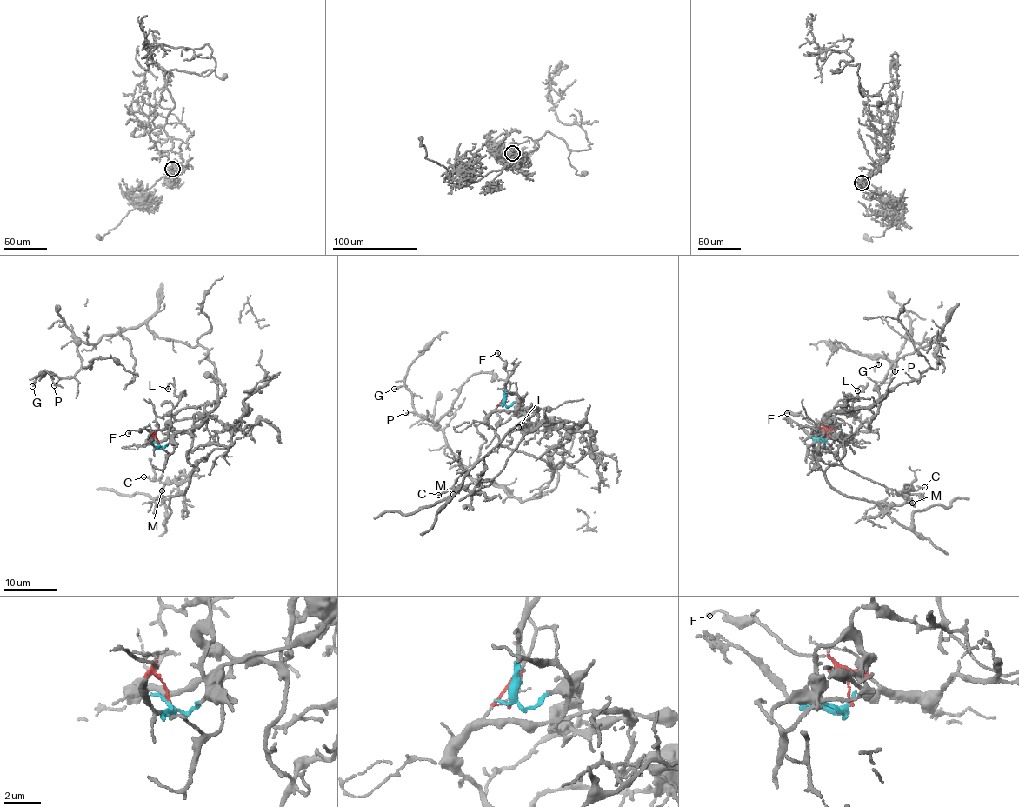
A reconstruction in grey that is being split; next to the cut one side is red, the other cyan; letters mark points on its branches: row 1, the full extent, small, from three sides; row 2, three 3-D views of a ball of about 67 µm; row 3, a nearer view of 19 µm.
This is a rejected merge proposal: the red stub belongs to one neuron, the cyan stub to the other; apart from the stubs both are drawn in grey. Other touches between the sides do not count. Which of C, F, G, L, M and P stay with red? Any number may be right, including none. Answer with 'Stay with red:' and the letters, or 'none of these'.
Stay with red: F, G, P

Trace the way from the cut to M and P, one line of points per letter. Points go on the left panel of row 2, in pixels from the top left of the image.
M: (157, 443), (165, 447), (186, 431), (193, 470), (196, 461), (183, 481), (166, 483), (161, 491)
P: (157, 443), (158, 430), (214, 408), (203, 345), (131, 327), (80, 344), (82, 369), (53, 385)

